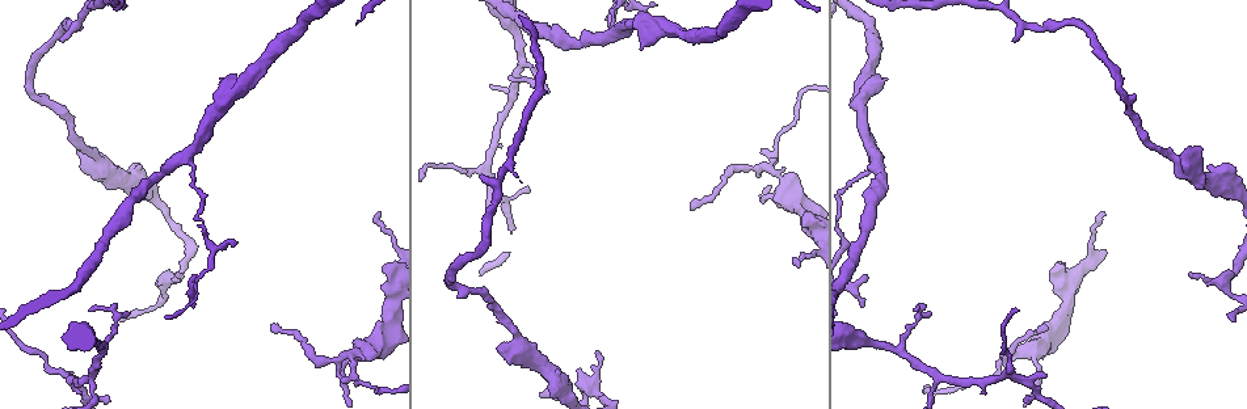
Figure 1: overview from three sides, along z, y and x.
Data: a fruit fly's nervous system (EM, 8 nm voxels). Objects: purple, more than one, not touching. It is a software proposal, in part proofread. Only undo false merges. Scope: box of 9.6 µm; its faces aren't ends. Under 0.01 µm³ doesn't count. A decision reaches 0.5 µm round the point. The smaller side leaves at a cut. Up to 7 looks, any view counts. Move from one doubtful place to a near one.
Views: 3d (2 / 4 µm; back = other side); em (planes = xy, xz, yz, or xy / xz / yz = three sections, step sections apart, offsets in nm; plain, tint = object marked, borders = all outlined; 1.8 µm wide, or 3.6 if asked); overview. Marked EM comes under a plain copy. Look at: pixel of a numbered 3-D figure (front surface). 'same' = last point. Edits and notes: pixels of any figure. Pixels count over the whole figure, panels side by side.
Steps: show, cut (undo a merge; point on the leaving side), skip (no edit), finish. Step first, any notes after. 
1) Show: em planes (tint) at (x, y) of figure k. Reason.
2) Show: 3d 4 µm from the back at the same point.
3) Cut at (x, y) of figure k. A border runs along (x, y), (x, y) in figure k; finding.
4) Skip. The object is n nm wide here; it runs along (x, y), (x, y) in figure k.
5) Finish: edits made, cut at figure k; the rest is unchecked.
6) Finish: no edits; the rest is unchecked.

Show: 3d 2 µm at (486, 167) of figure 1. Three arms meet.

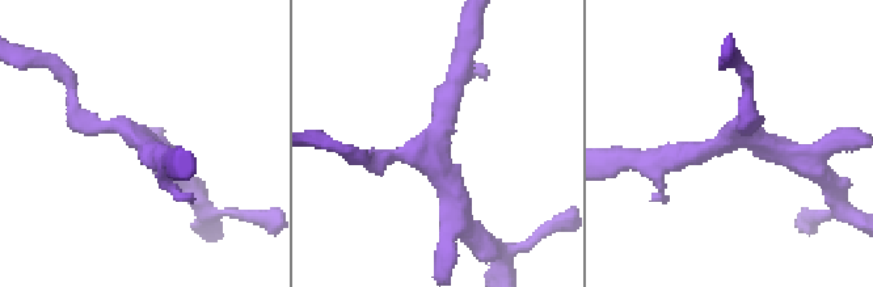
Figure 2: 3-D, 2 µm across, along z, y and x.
Show: em yz step 8 (tint) at (141, 146) of figure 2. 3 arms meet here; need the tissue.

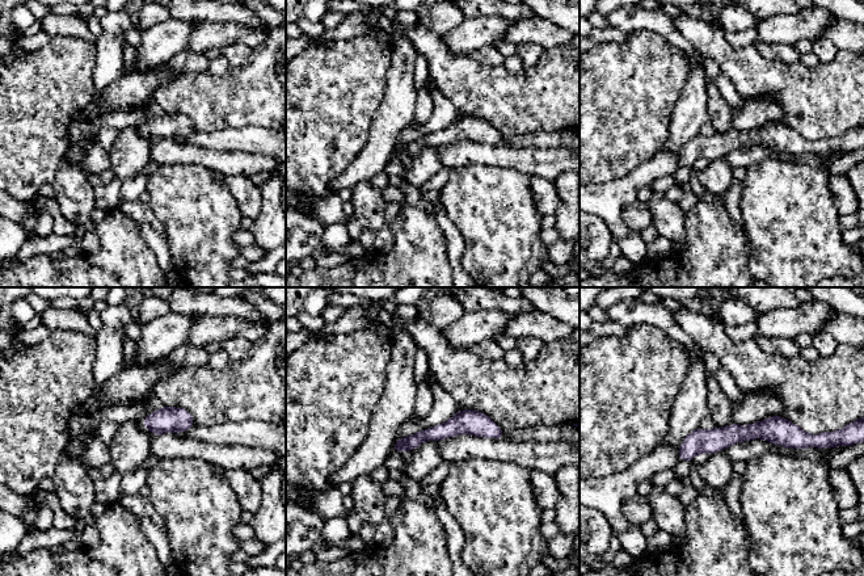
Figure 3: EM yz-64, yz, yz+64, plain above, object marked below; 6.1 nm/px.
Show: em xy step 4 (tint) at the same point. Another direction.

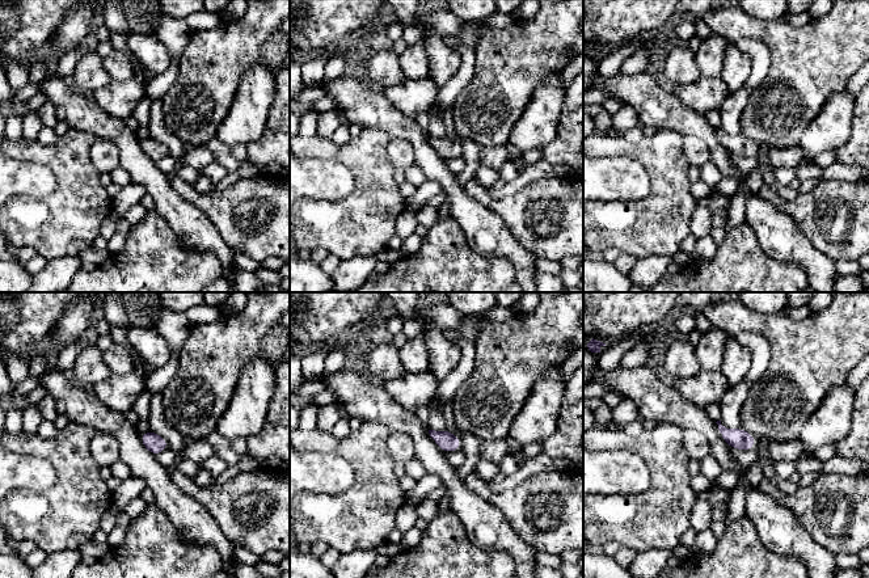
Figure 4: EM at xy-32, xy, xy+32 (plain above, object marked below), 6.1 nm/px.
Skip. All the same neuron.

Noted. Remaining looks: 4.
Show: em xy step 4 (tint) at (186, 153) of figure 1. Sudden change in width.

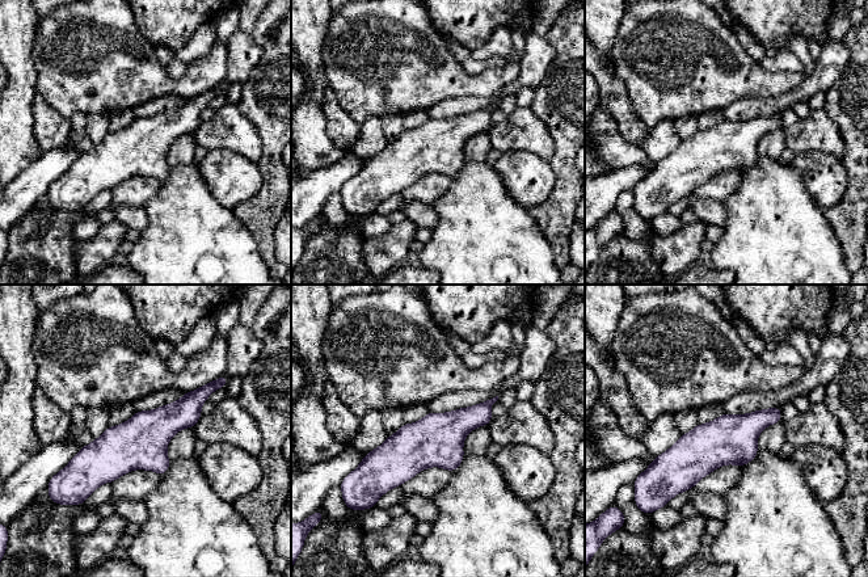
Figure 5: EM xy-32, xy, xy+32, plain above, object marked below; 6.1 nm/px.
Show: em yz step 4 (tint) at the same point. Another direction.

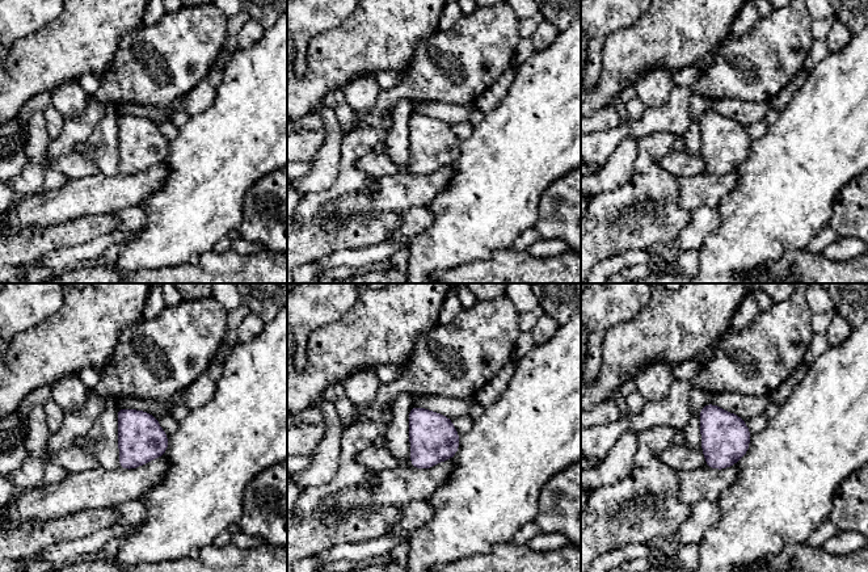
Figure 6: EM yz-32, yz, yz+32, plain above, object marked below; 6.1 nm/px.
Skip. The object is 280 nm wide here; all the same neuron.

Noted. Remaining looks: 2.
Show: em xz step 16 (tint) at (871, 88) of figure 1. A fork.

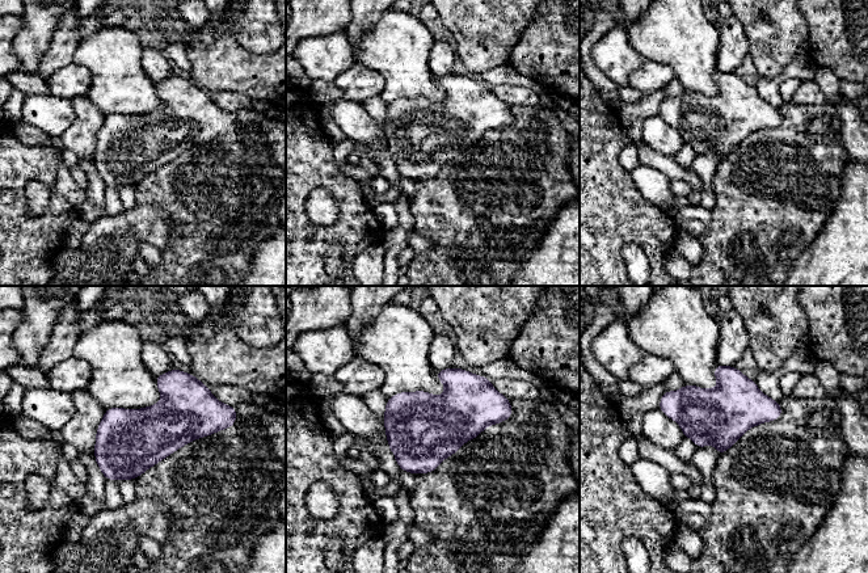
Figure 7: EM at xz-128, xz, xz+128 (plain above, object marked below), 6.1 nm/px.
Skip. The object is 320 nm wide here; one neuron here.

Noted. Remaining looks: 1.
Finish: no edits; the rest is unchecked.

